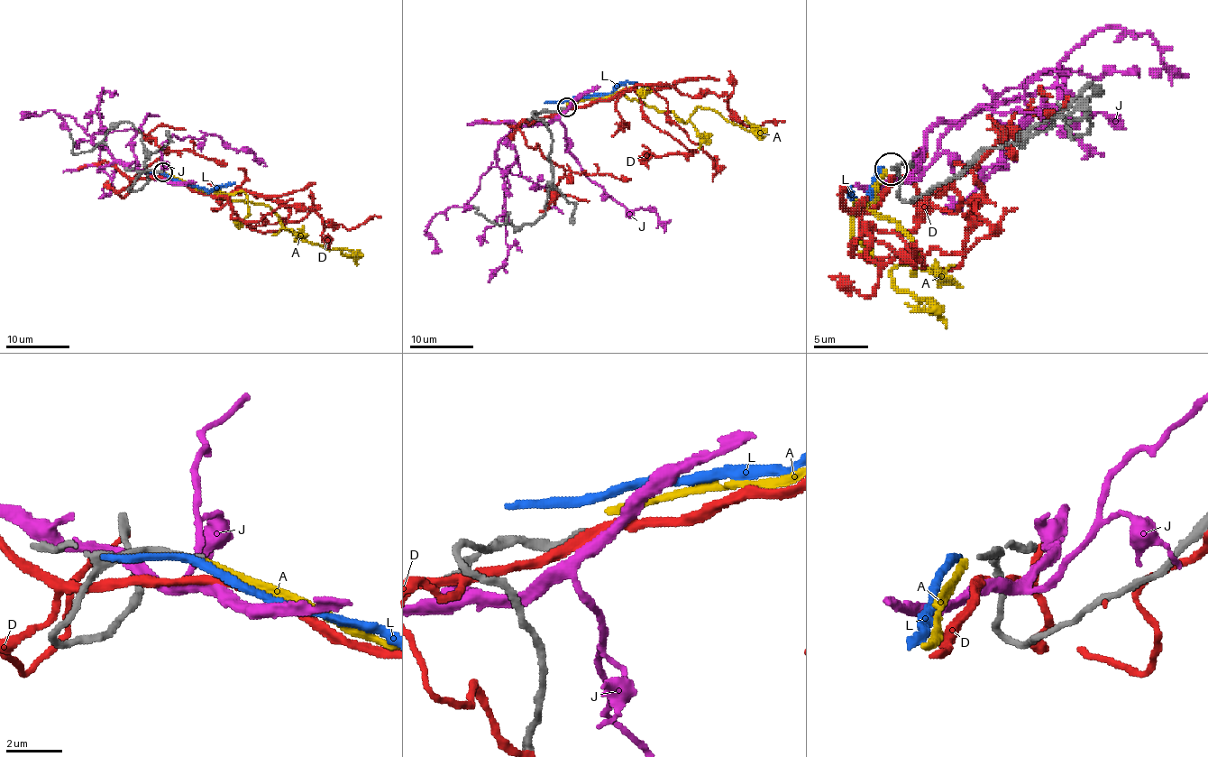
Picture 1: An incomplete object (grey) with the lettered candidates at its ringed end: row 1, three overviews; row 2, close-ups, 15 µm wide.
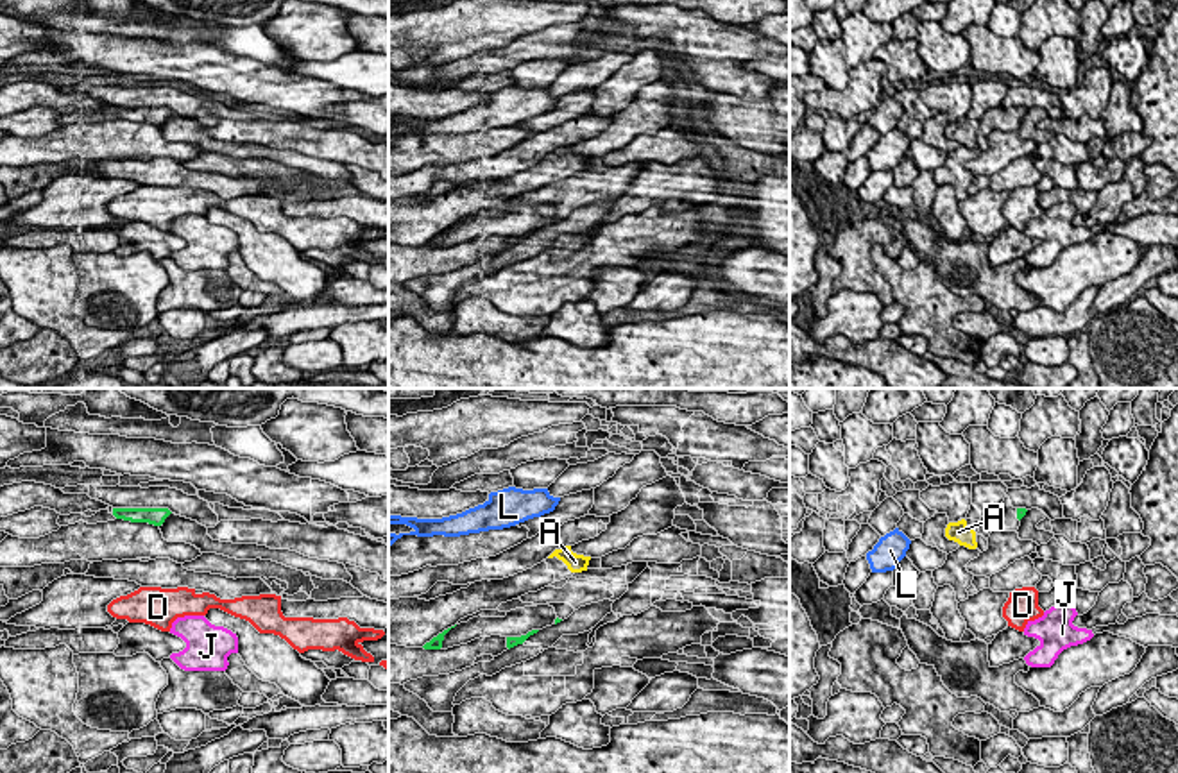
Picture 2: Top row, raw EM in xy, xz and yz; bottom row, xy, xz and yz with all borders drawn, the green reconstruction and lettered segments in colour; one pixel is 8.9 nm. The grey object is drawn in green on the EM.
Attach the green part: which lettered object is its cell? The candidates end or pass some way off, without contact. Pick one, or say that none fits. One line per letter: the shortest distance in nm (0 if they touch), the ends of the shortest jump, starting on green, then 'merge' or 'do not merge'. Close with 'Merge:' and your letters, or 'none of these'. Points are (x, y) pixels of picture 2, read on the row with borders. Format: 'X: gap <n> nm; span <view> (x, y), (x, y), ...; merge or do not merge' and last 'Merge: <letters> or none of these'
A: gap 400 nm; span yz (1017, 518), (974, 532); do not merge
D: gap 550 nm; span xy (154, 525), (154, 587); do not merge
J: gap 850 nm; span yz (1019, 519), (1058, 603); do not merge
L: gap 800 nm; span xz (455, 625), (455, 535); do not merge
Merge: none of these

